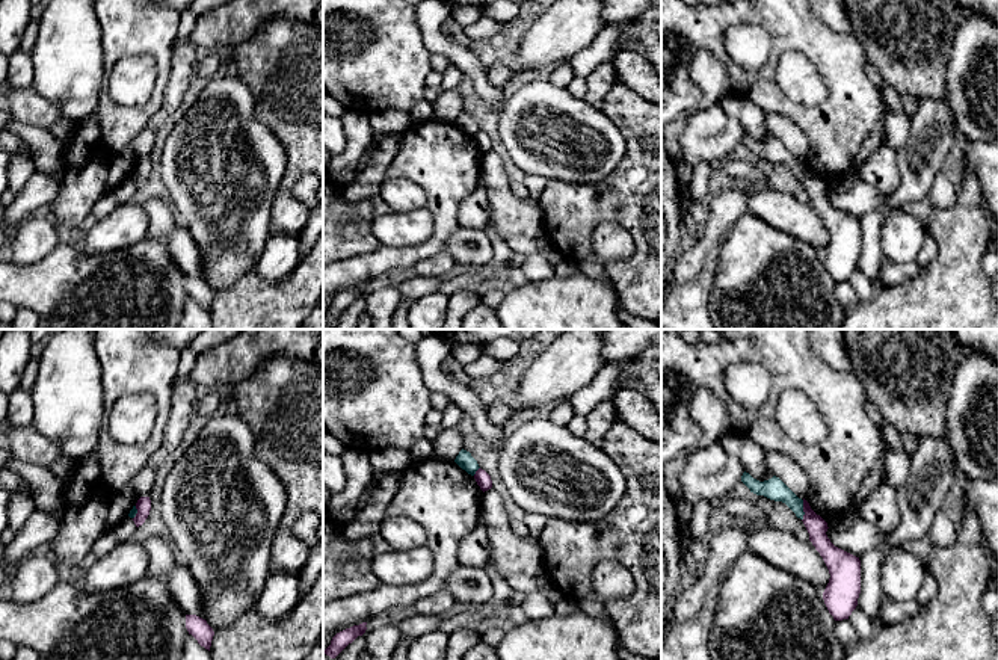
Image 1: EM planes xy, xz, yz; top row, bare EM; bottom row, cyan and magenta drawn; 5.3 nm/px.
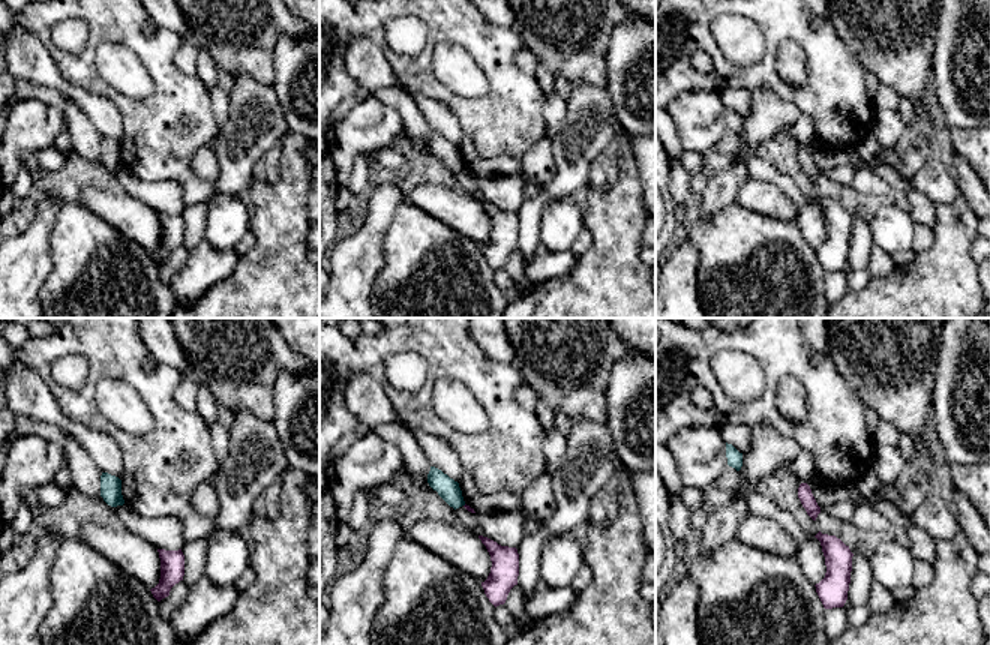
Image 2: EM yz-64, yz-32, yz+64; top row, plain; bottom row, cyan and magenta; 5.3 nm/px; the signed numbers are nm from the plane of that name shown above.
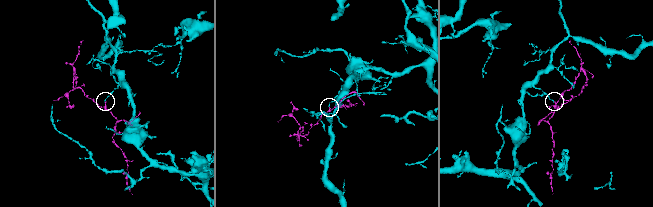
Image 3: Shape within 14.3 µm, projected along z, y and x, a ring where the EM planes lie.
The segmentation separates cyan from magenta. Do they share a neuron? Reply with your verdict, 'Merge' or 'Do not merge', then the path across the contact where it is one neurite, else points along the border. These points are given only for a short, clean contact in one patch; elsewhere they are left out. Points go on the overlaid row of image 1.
Do not merge. Boundary: yz (803, 500), (802, 520)

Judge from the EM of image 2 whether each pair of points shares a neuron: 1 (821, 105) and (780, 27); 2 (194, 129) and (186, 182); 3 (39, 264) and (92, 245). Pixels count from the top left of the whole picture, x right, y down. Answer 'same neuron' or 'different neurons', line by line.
1: same neuron
2: same neuron
3: different neurons

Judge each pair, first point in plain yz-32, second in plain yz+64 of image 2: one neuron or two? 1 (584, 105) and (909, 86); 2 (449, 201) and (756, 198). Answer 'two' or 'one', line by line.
1: two
2: one

